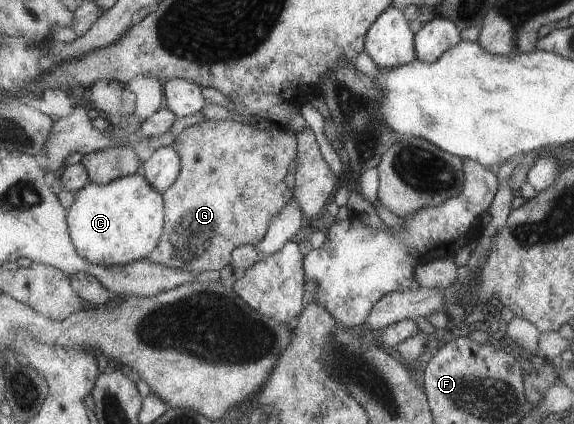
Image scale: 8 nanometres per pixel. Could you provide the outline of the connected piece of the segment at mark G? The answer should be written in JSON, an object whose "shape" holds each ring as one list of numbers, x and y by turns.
{"shape":[[204,119,191,126,184,128,177,136,171,147,178,151,180,159,179,174,175,181,161,192,163,197,163,232,160,236,160,242,155,246,150,254,147,254,146,259,157,265,176,267,182,270,194,271,196,274,208,270,220,270,223,266,232,266,232,253,236,248,244,248,249,245,255,245,258,241,263,240,264,233,267,232,268,225,272,219,276,218,279,210,286,206,290,200,290,192,288,188,284,190,284,168,288,172,290,162,297,158,296,156,296,137,290,128,277,129,257,129,252,125,242,124,234,120,212,120]]}

